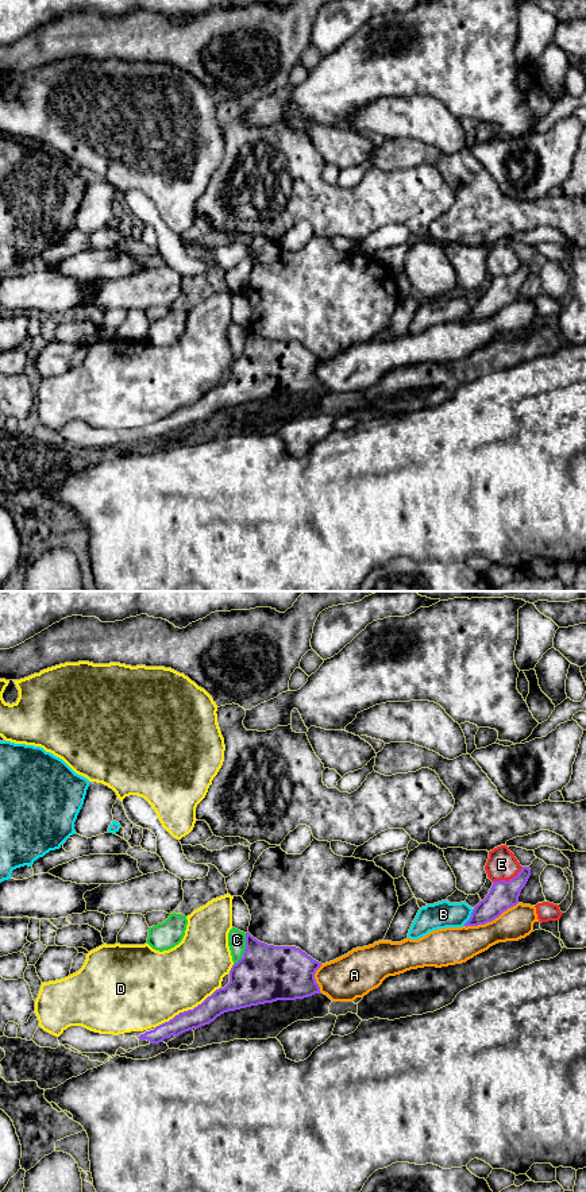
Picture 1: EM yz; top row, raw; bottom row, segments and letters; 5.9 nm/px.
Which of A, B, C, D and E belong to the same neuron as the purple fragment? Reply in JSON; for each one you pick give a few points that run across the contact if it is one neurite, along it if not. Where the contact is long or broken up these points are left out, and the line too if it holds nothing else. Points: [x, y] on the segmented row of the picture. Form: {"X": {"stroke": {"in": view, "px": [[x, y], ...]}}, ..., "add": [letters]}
{"add": []}

